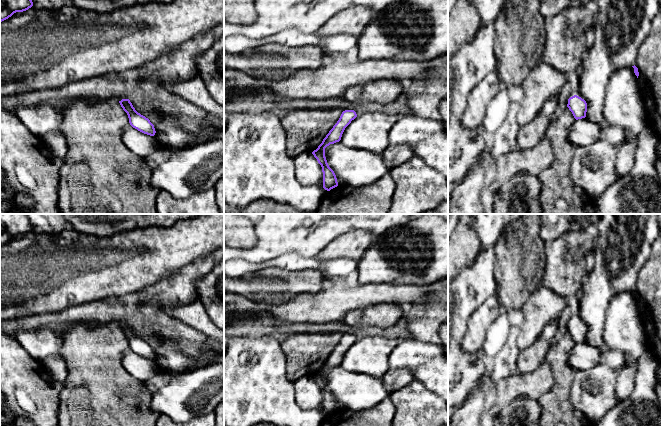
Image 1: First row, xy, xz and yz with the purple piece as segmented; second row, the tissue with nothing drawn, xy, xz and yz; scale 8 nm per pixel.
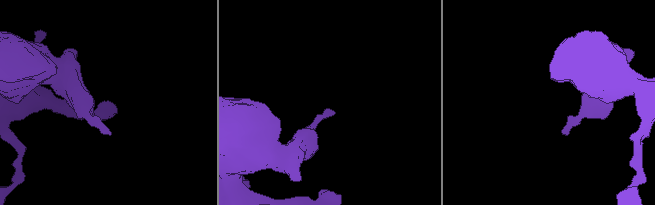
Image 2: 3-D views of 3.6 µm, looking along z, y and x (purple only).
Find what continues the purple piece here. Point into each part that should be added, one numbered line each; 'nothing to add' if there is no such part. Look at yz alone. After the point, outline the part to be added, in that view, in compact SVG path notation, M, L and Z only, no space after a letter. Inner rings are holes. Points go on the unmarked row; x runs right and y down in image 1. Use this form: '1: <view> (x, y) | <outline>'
nothing to add

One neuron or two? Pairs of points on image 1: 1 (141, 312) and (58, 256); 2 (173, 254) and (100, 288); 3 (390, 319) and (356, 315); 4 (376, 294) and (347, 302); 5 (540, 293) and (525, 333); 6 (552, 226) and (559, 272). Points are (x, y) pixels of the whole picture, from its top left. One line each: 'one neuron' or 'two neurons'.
1: two neurons
2: one neuron
3: one neuron
4: one neuron
5: one neuron
6: two neurons

